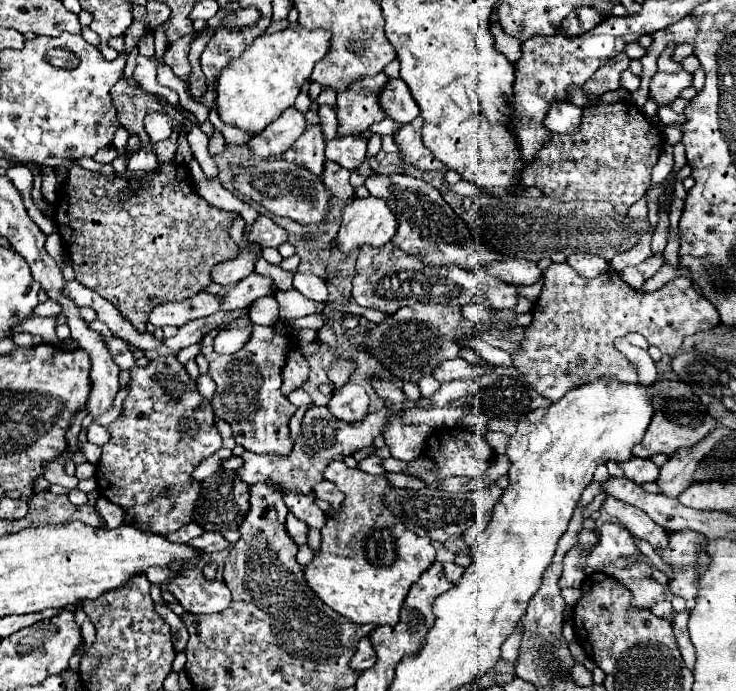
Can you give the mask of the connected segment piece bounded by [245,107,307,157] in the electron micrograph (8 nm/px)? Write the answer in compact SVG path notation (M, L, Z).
M287 107L287 111L283 111L279 119L275 119L267 129L255 135L245 147L259 157L283 155L303 133L305 125L305 115L295 107Z

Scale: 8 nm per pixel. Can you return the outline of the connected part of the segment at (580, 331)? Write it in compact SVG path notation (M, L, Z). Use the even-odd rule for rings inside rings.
M551 263L543 273L543 293L533 305L533 323L525 331L525 339L521 341L523 353L513 355L515 367L525 375L525 379L535 387L535 391L551 401L561 399L573 387L579 387L597 377L619 379L627 383L635 383L637 369L635 365L613 345L617 337L627 335L629 331L637 331L645 335L649 345L659 347L661 353L675 355L685 337L691 337L699 331L709 331L719 325L719 313L711 301L699 295L693 283L687 277L677 277L665 283L661 289L653 293L635 291L629 287L619 273L603 273L595 279L583 279L569 263Z

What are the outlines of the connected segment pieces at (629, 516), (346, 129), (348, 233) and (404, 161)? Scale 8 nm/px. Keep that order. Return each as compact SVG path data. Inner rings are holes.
M607 497L607 501L603 503L603 509L607 511L607 515L619 519L619 523L623 527L627 527L631 531L631 535L635 535L637 539L651 543L659 551L667 549L669 533L663 531L663 527L659 527L655 521L651 521L645 511L639 511L637 507L631 507L613 497Z
M385 71L379 75L373 75L369 79L359 79L347 87L347 91L341 91L337 95L337 101L343 101L343 111L337 113L339 117L339 129L337 137L345 135L361 135L365 133L373 123L381 121L385 113L381 111L377 99L387 83Z
M377 197L353 199L343 211L343 223L335 237L335 247L341 255L349 255L365 245L383 247L395 233L397 219L387 203Z
M415 119L407 125L401 125L395 133L395 145L399 147L399 161L405 167L413 167L417 171L441 171L447 173L447 167L439 163L433 155L429 155L427 147L423 147L421 133L423 133L423 119Z

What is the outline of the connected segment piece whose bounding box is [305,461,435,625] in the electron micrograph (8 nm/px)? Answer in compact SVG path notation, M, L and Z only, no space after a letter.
M345 461L331 463L323 477L327 481L333 481L339 491L345 493L343 507L337 517L327 519L325 527L321 529L323 541L321 551L315 555L313 563L305 567L305 581L307 585L317 593L317 597L329 605L333 611L341 613L349 621L363 625L363 623L375 623L375 625L395 625L399 621L399 611L403 607L403 599L407 597L407 591L411 585L435 563L435 549L431 545L431 539L419 537L413 531L409 531L387 507L385 507L385 495L387 491L395 489L385 475L369 475L361 469L349 469Z

